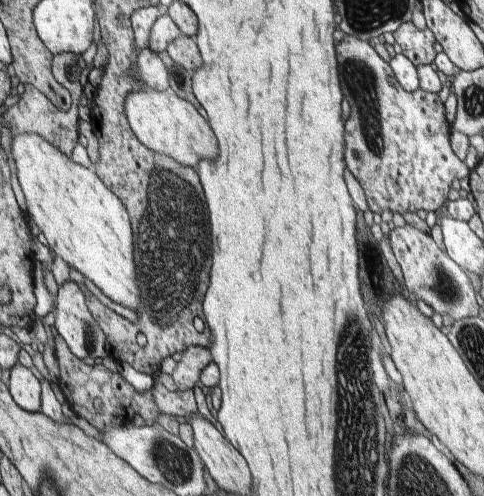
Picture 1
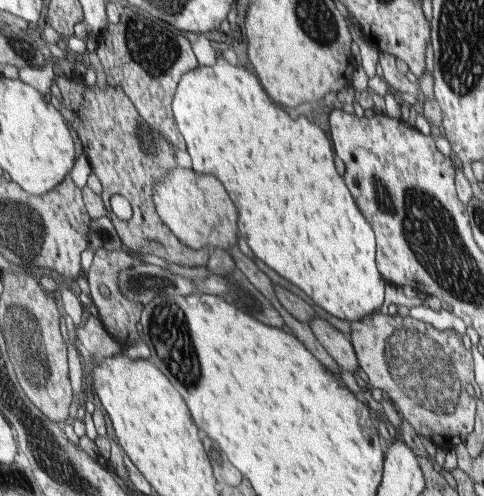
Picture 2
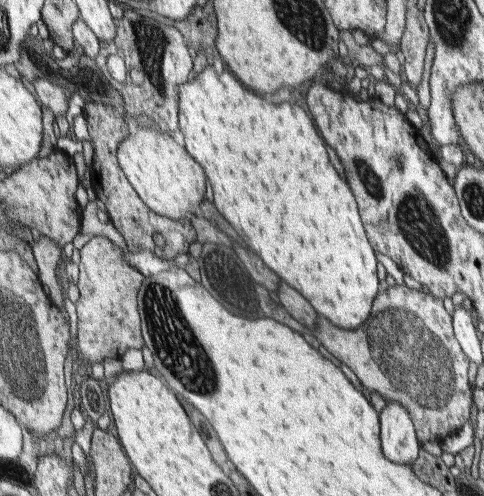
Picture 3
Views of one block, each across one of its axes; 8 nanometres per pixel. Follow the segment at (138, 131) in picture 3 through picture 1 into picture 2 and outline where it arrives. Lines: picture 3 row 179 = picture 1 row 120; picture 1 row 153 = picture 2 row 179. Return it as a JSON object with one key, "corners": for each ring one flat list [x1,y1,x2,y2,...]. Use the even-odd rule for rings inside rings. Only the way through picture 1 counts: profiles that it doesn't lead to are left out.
{"corners":[[171,168,165,178,153,182,153,204,163,224,189,248,201,250,209,246,227,248,235,242,239,228,235,226,235,208,215,176,197,174,187,168]]}

